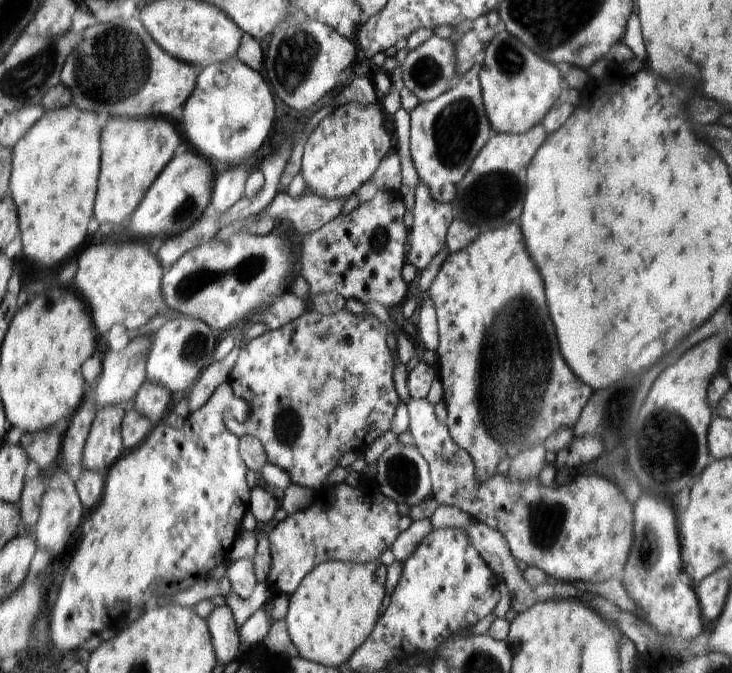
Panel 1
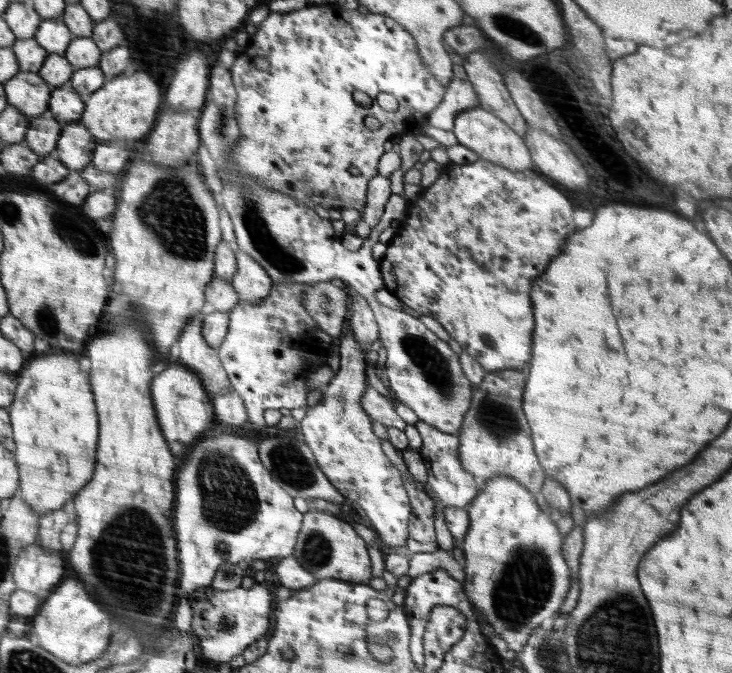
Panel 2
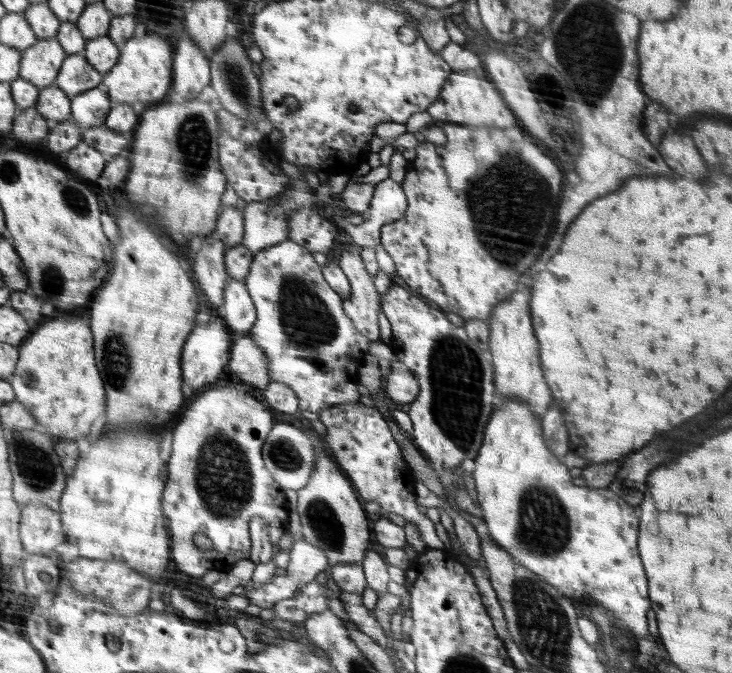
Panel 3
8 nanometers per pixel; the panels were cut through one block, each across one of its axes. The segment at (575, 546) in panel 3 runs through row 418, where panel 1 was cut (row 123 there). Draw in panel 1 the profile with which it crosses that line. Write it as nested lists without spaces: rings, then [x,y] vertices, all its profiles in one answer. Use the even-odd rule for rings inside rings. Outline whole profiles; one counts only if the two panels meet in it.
[[[505,30],[496,33],[488,44],[479,72],[485,111],[492,131],[497,133],[519,135],[536,127],[560,96],[558,68]]]

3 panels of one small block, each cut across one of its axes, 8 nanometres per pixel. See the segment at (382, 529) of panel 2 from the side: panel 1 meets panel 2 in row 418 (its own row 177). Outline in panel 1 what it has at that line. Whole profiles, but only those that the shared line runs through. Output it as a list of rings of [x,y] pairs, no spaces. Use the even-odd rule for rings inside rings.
[[[378,101],[370,104],[349,102],[340,105],[340,108],[318,124],[318,128],[311,133],[304,146],[300,170],[307,184],[306,191],[325,199],[348,198],[350,194],[354,194],[356,188],[360,188],[362,182],[372,178],[372,174],[377,172],[377,168],[381,166],[383,160],[386,160],[388,150],[390,150],[390,136],[384,130],[384,114]]]

